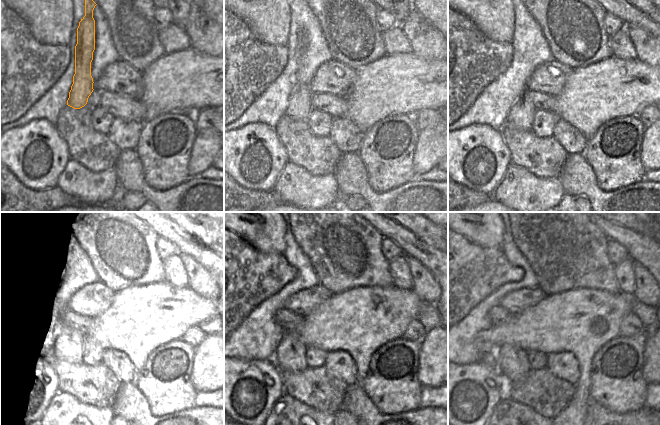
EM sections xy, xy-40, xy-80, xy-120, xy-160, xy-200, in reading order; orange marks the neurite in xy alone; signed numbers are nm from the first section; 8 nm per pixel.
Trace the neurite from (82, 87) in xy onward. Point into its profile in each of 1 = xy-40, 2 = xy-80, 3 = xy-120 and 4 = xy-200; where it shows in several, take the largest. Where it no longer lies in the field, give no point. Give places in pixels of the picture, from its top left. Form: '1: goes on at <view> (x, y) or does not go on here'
1: goes on at xy-40 (299, 108)
2: goes on at xy-80 (520, 115)
3: goes on at xy-120 (69, 347)
4: goes on at xy-200 (512, 363)

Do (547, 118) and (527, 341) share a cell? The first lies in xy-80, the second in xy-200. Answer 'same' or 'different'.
different

